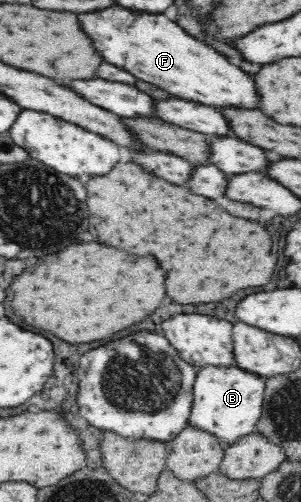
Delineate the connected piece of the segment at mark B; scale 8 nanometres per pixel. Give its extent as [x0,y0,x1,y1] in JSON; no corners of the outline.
[190,366,266,446]

